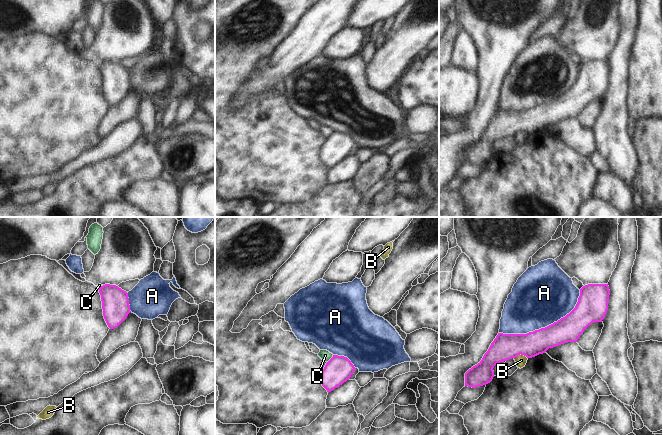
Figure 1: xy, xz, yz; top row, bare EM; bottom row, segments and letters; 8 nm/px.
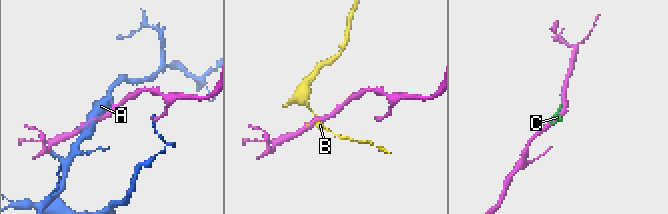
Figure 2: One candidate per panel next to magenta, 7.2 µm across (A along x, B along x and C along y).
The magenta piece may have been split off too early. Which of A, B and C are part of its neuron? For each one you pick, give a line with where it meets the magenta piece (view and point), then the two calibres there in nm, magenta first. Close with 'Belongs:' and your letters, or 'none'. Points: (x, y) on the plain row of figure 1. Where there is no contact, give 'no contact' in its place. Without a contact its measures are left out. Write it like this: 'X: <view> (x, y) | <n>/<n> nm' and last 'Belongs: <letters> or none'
Belongs: none

